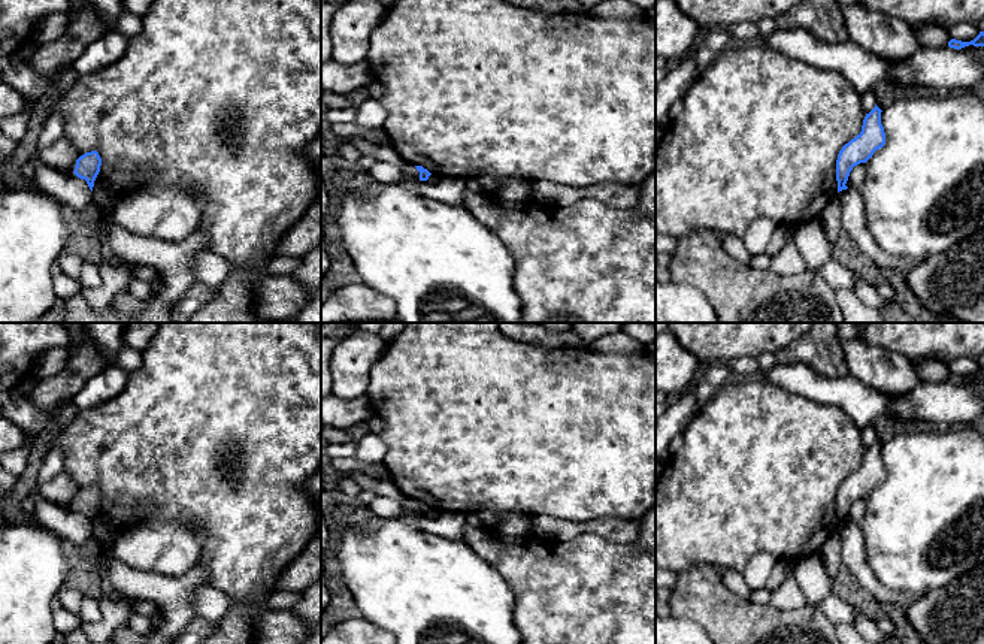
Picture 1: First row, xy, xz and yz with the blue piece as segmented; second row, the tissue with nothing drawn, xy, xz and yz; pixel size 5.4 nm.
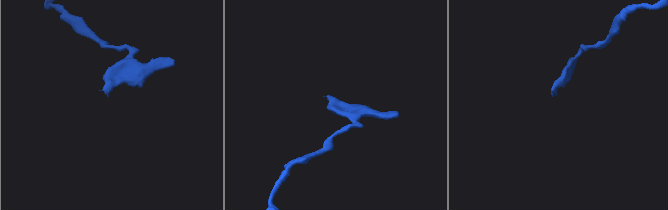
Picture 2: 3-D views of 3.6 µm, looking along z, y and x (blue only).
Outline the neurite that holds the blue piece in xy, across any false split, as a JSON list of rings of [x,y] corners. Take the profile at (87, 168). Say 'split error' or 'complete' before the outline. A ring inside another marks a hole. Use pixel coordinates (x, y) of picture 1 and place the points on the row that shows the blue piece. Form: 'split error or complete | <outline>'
split error | [[[97,151],[81,155],[76,160],[73,173],[52,169],[37,154],[30,155],[27,163],[36,170],[34,185],[72,208],[76,214],[84,212],[94,202],[91,191],[102,166]]]

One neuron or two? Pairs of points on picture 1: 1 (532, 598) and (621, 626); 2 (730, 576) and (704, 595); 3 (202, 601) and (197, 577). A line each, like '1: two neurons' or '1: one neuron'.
1: one neuron
2: two neurons
3: two neurons

